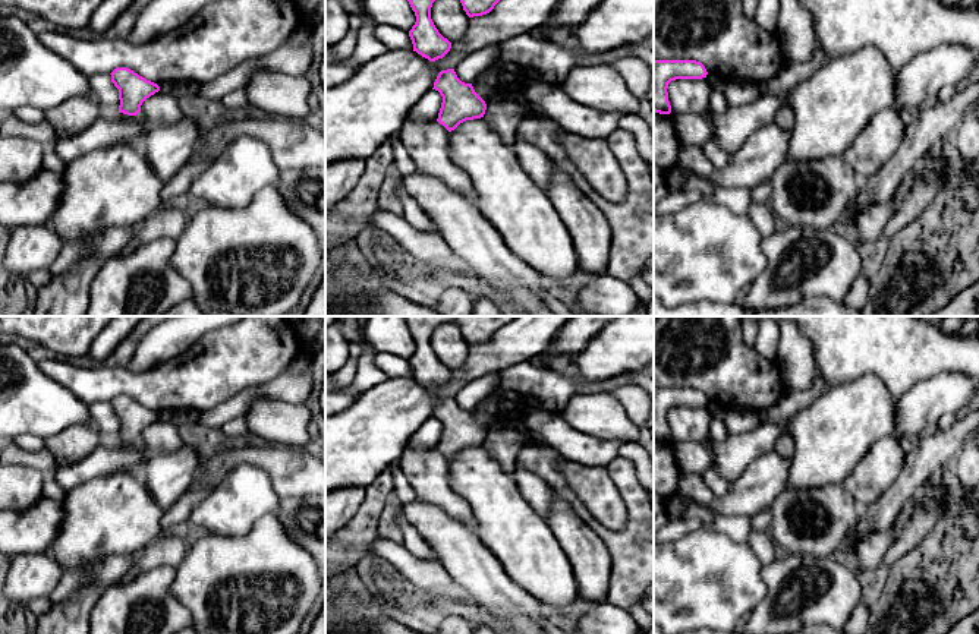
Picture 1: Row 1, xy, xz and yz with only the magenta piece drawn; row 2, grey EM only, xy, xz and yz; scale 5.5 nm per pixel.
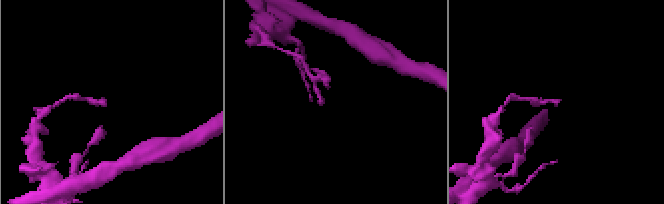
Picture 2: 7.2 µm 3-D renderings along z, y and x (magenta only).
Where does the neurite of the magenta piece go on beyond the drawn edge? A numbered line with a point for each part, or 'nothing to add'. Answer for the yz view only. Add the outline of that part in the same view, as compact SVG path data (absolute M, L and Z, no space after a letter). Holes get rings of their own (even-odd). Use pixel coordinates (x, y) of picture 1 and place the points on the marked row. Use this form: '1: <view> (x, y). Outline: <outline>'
nothing to add

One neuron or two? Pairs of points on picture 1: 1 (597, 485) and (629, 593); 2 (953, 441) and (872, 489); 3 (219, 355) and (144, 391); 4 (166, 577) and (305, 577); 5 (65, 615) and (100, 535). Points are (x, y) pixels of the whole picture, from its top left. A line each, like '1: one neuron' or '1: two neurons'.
1: two neurons
2: two neurons
3: one neuron
4: two neurons
5: two neurons

